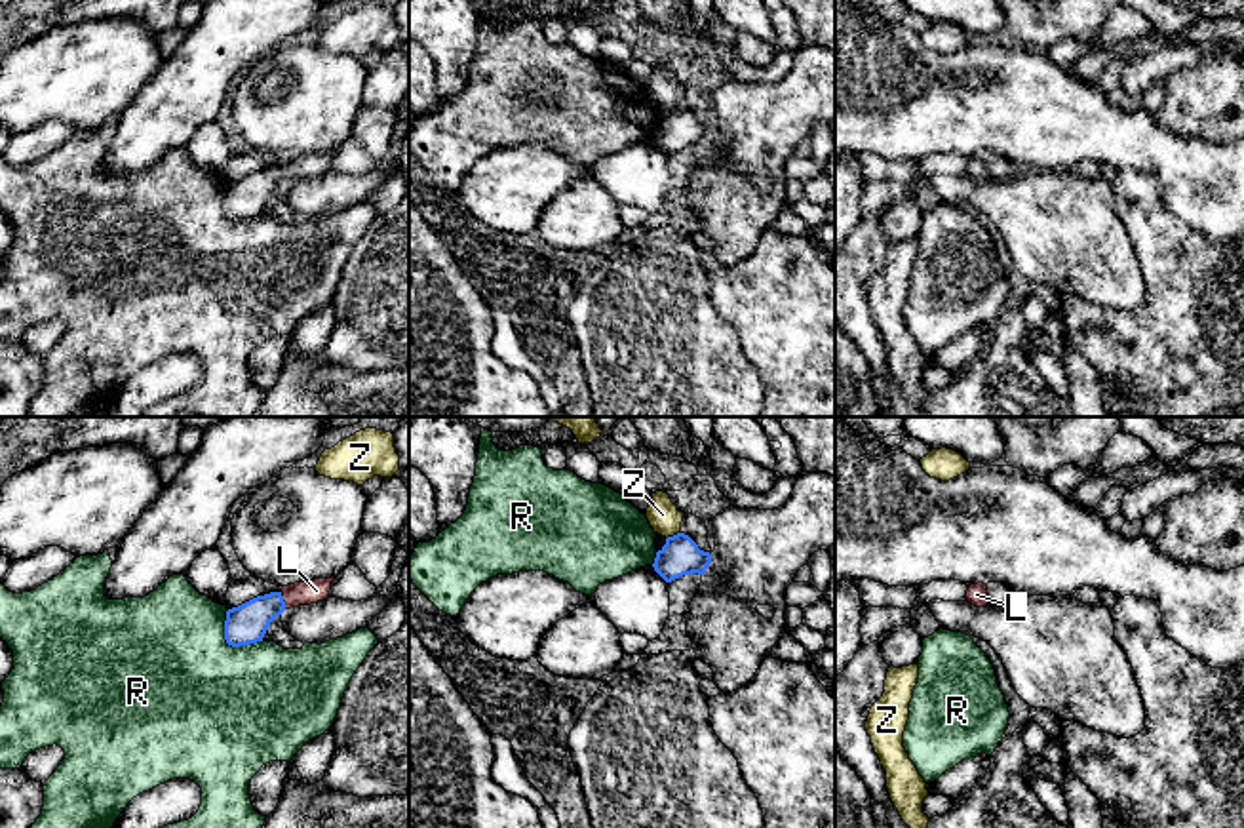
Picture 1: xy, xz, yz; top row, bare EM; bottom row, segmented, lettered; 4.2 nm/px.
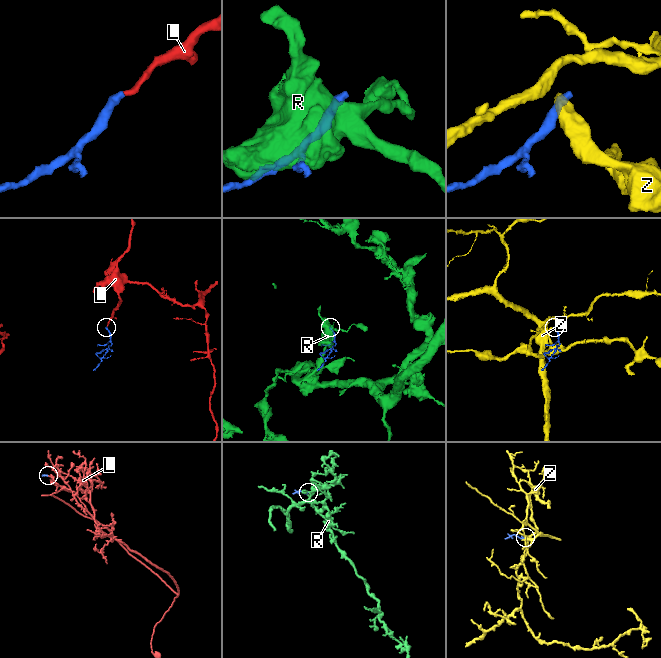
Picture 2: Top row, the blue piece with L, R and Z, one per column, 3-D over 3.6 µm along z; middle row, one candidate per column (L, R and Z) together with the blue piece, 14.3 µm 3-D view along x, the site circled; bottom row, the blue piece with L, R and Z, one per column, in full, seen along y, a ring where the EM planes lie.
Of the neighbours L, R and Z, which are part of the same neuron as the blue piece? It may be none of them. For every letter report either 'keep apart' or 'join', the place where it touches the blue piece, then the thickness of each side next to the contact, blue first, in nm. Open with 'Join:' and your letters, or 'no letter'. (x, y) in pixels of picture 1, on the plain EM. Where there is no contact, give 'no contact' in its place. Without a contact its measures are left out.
Join: L
L: join; contact xy (282, 174); calibres 170 and 100 nm
R: keep apart; contact xy (231, 217); calibres 170 and 480 nm
Z: keep apart; contact xz (674, 109); calibres 160 and 140 nm

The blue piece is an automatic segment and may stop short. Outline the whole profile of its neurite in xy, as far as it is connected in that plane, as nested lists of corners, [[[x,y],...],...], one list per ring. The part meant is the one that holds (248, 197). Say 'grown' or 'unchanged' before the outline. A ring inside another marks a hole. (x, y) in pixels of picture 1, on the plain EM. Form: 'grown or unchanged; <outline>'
grown; [[[331,152],[295,156],[280,166],[257,169],[226,185],[224,213],[232,221],[262,215],[270,196],[285,183],[318,177],[329,171]]]

